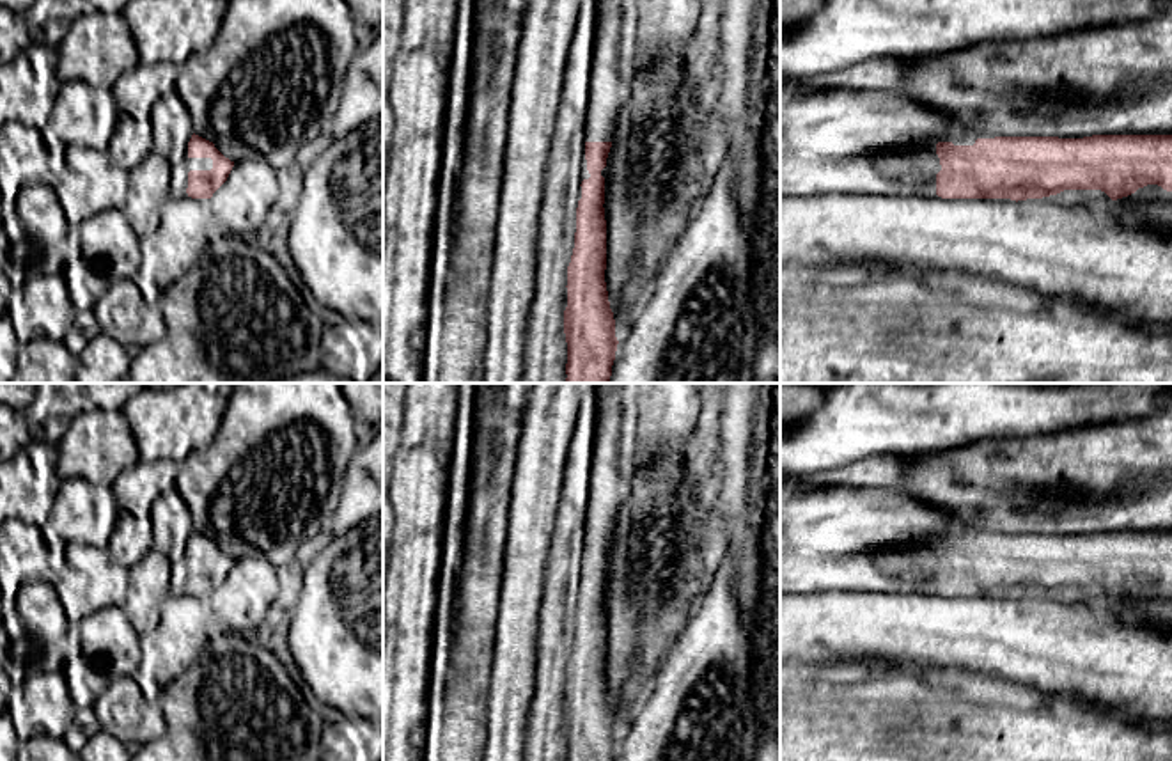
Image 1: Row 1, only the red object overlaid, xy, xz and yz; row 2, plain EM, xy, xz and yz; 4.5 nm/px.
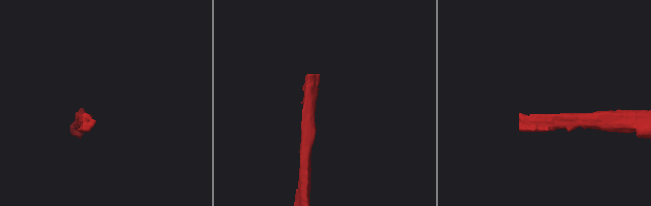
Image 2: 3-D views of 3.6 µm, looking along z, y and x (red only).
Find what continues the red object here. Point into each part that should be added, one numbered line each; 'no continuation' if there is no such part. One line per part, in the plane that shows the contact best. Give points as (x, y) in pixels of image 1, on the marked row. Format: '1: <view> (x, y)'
1: xy (194, 164)

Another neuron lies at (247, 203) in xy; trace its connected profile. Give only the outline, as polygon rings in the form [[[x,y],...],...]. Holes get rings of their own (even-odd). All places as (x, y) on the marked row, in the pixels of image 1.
[[[262,160],[236,161],[227,181],[213,193],[216,229],[261,238],[284,200],[284,174]]]

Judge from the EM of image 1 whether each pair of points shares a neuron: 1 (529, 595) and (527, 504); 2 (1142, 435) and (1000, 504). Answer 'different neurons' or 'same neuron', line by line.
1: same neuron
2: same neuron

